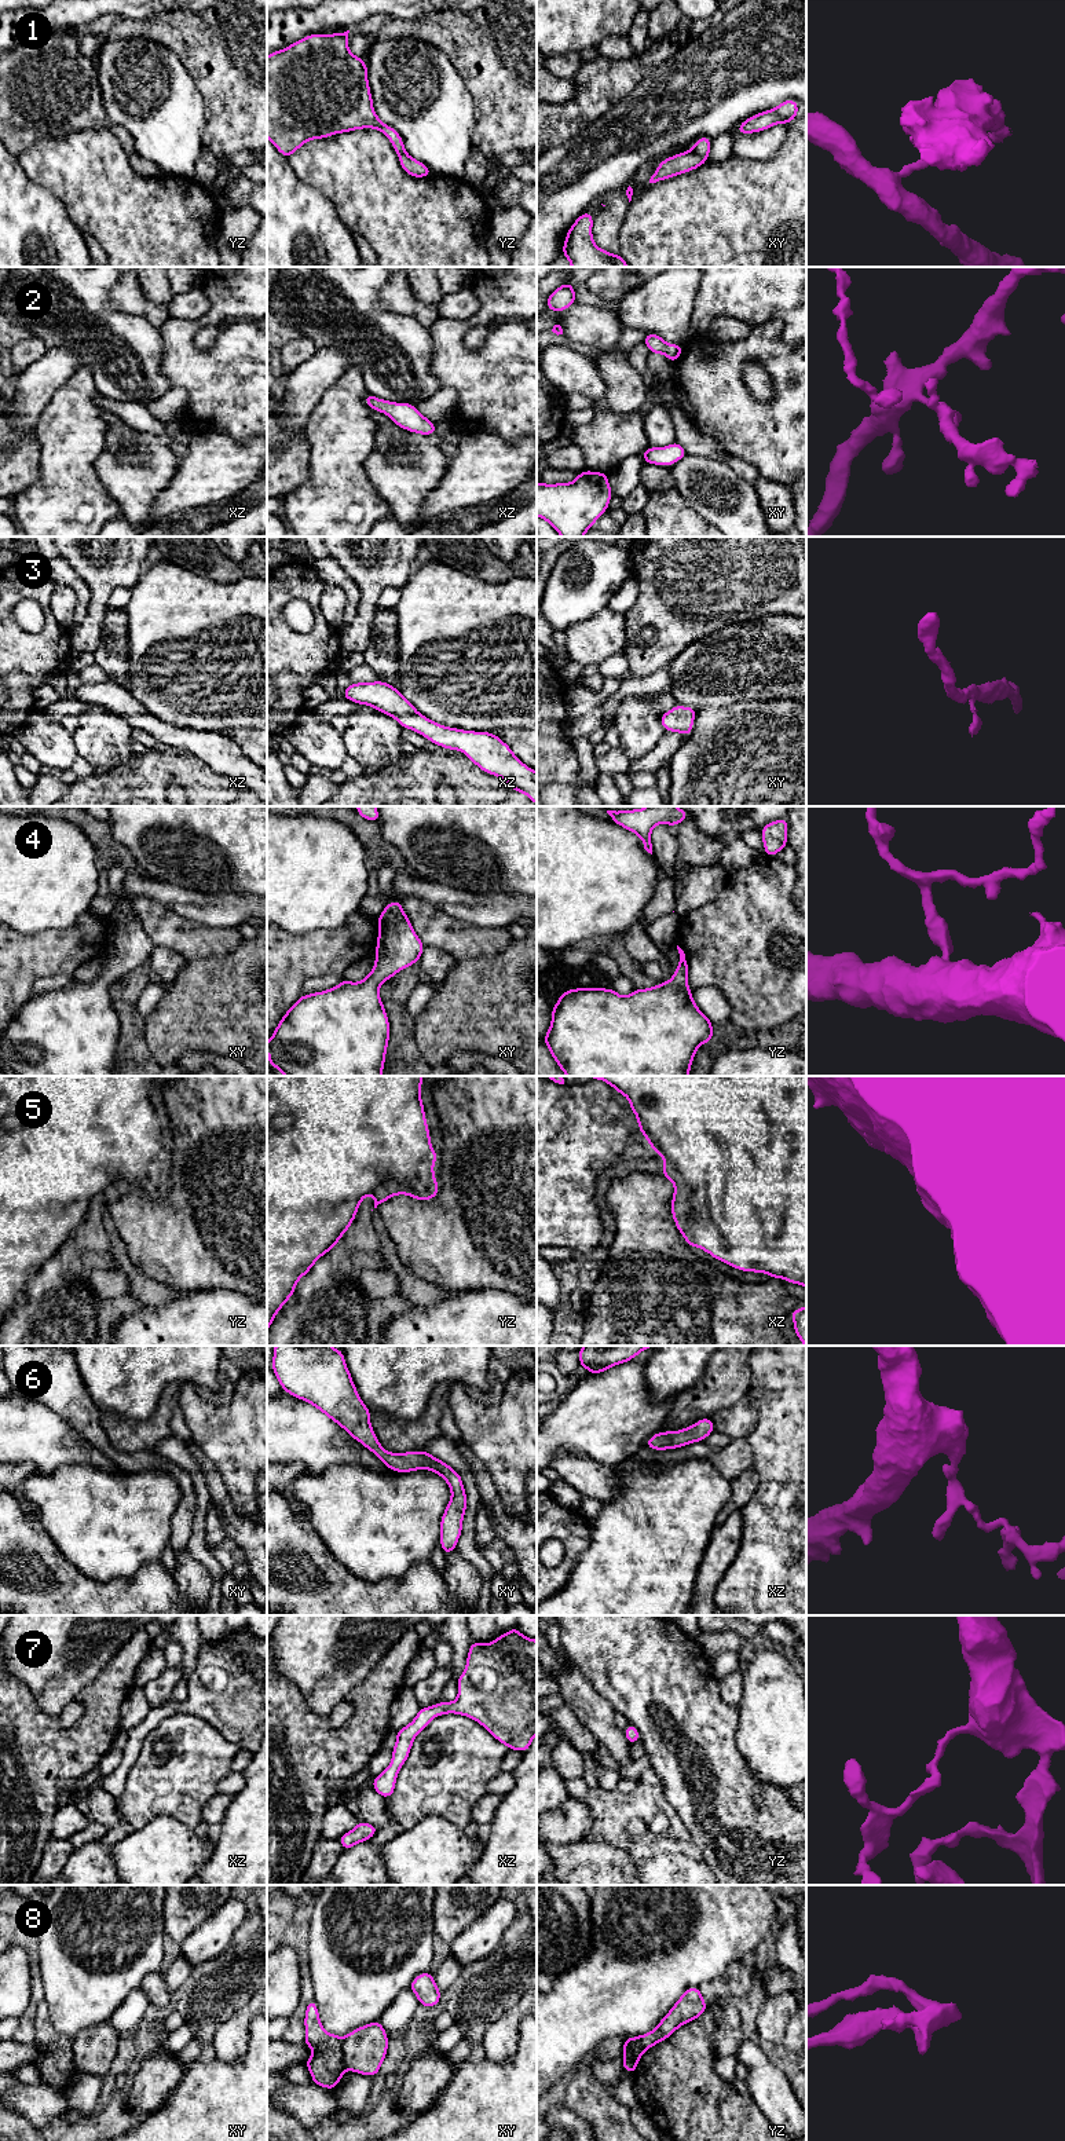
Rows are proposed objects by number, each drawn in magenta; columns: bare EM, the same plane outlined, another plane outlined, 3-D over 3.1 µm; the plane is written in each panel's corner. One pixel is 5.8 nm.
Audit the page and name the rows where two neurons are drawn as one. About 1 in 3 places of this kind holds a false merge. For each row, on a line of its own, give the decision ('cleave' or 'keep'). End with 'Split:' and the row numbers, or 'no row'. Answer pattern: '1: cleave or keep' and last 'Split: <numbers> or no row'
1: cleave
2: keep
3: keep
4: keep
5: keep
6: keep
7: keep
8: cleave
Split: 1, 8

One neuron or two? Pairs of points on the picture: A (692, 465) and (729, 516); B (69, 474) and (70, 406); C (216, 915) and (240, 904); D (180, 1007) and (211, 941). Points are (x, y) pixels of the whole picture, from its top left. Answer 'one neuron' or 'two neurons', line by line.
A: one neuron
B: one neuron
C: one neuron
D: two neurons

